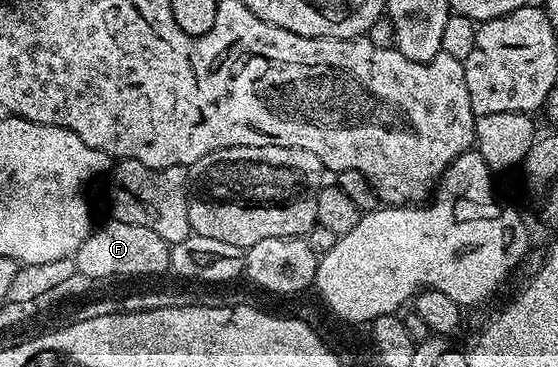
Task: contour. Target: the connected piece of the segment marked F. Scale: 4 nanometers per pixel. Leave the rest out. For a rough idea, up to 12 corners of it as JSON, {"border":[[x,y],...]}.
{"border":[[133,223],[92,228],[74,255],[87,277],[147,277],[171,246]]}

